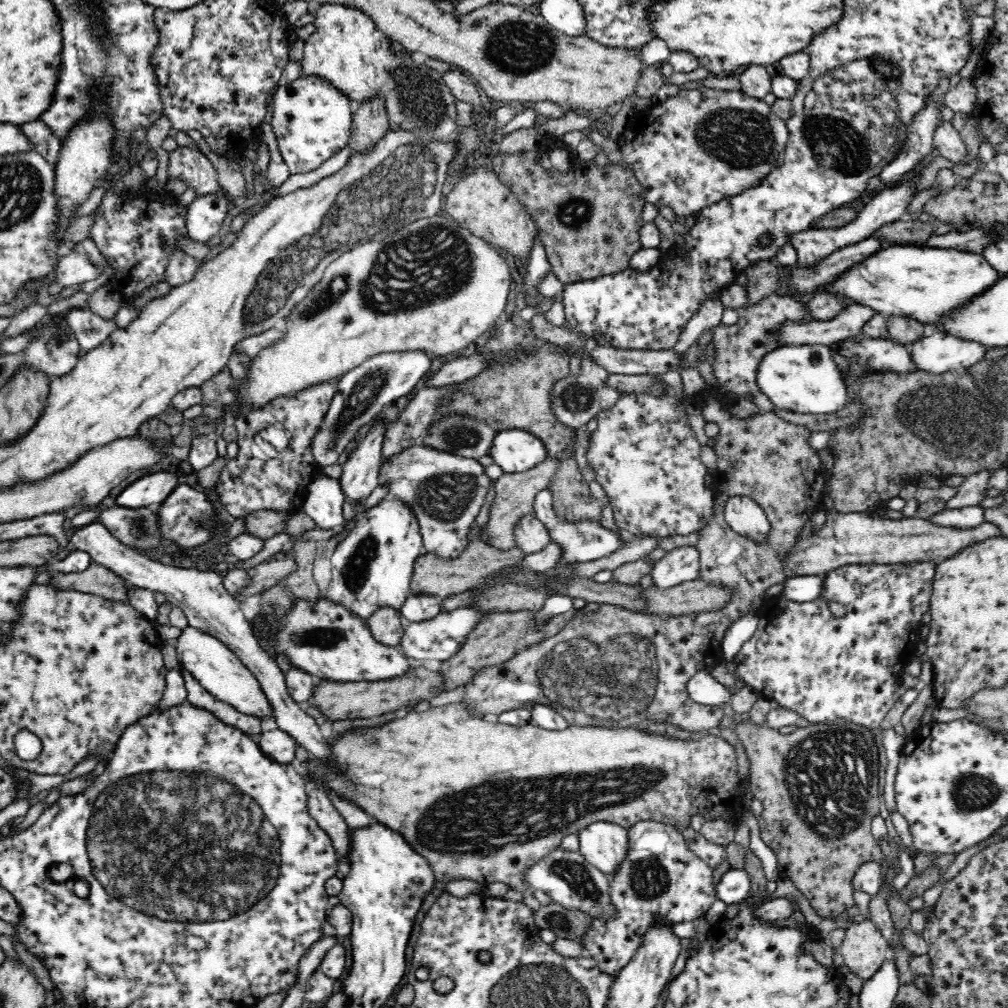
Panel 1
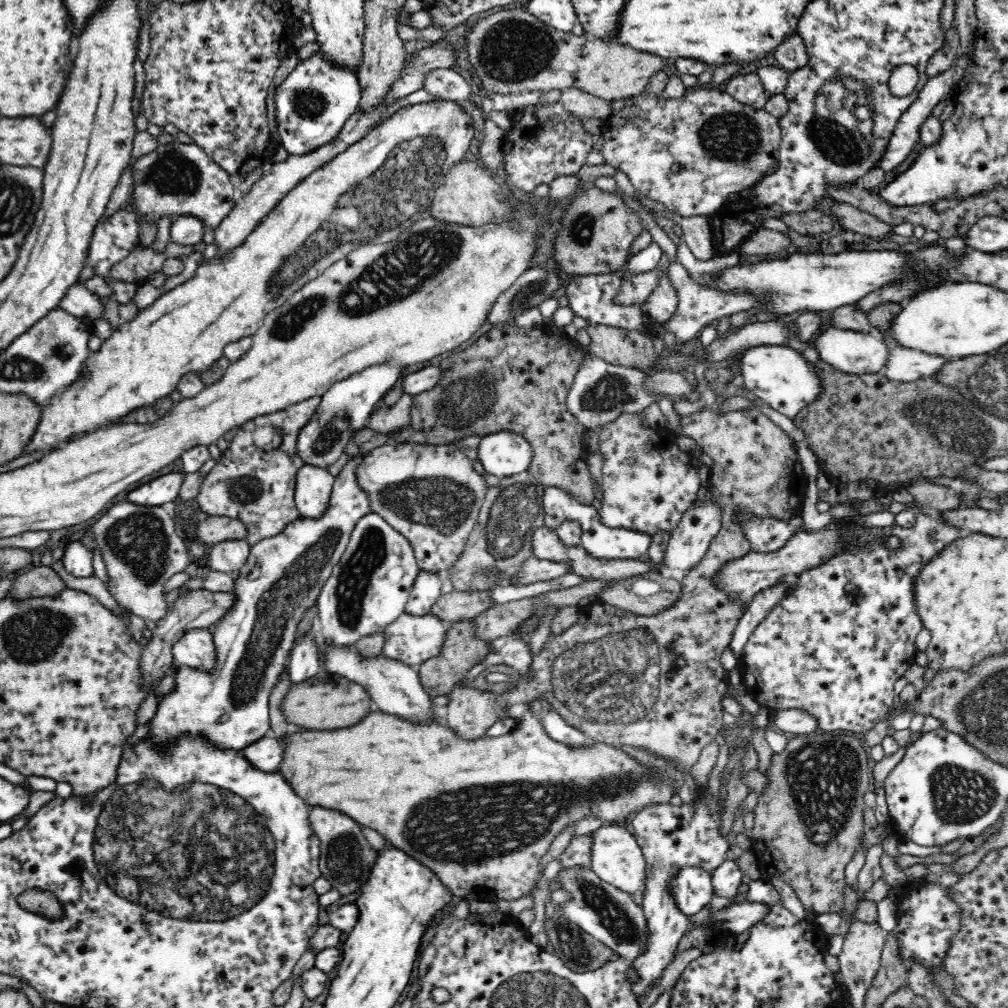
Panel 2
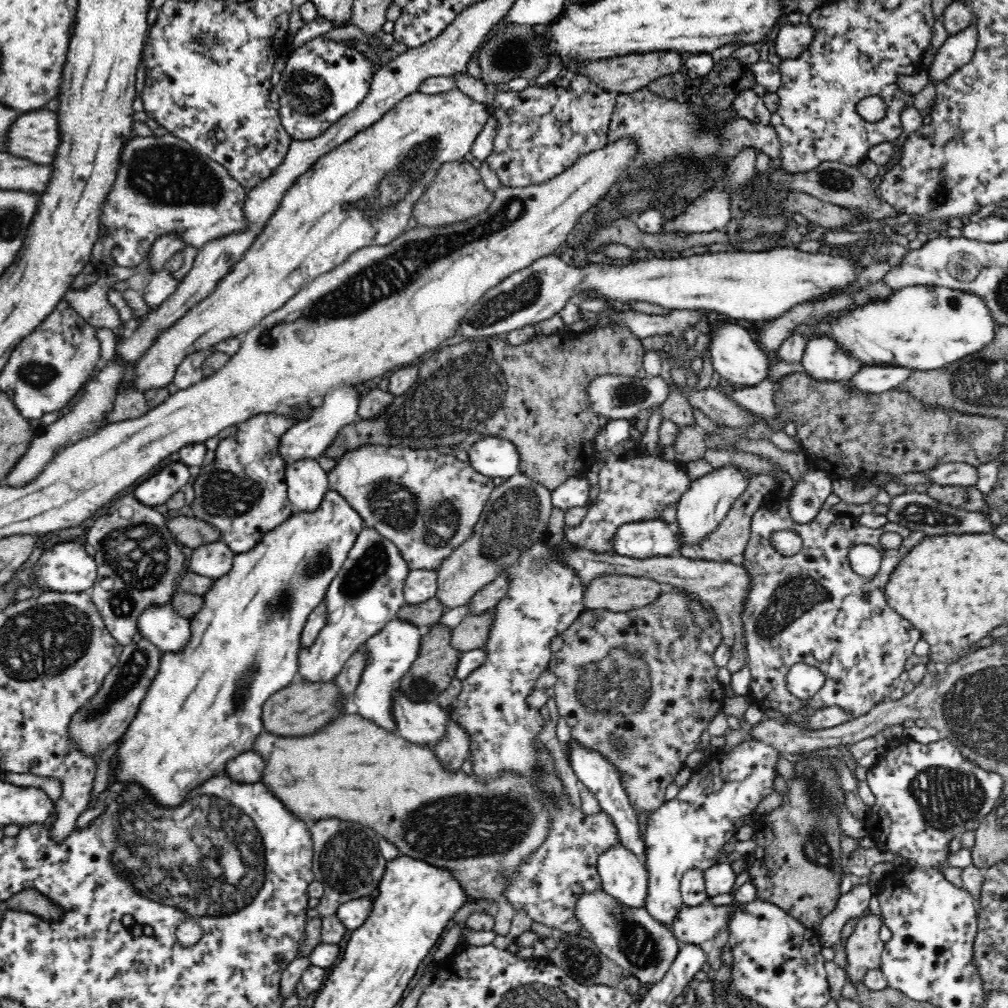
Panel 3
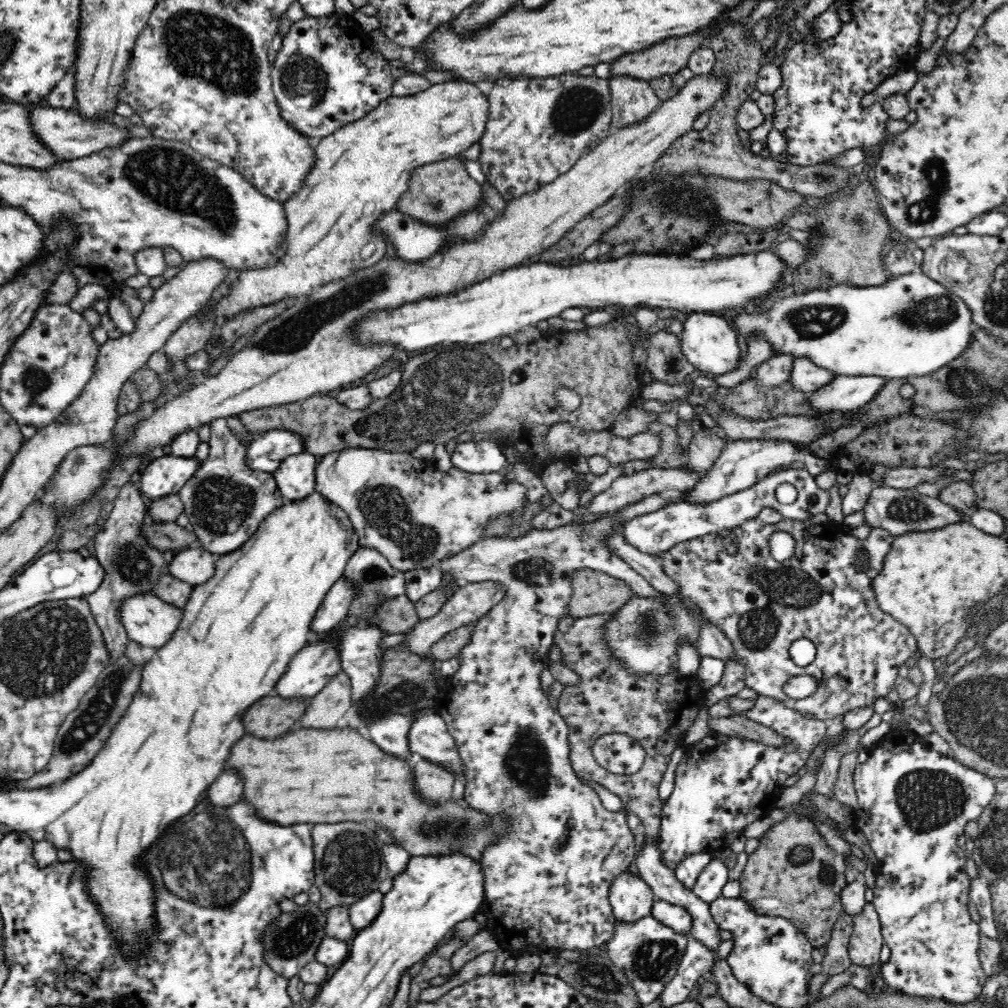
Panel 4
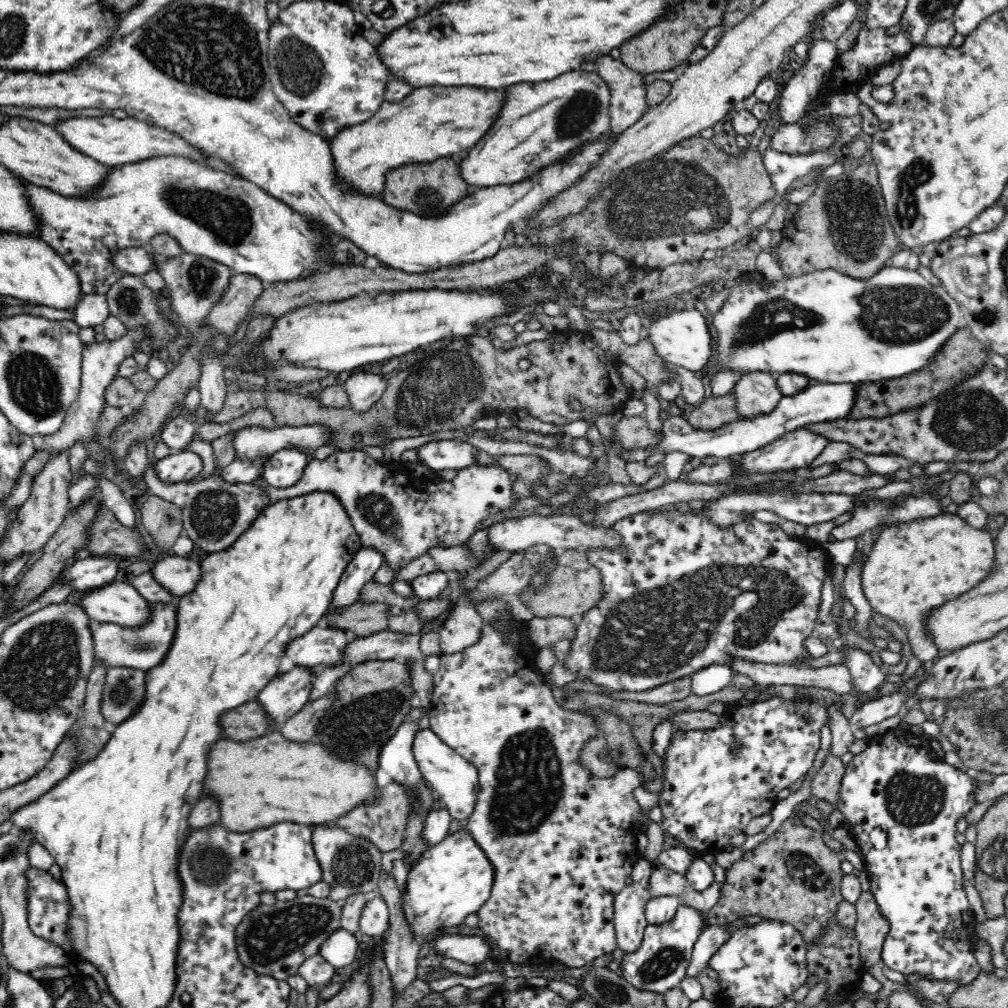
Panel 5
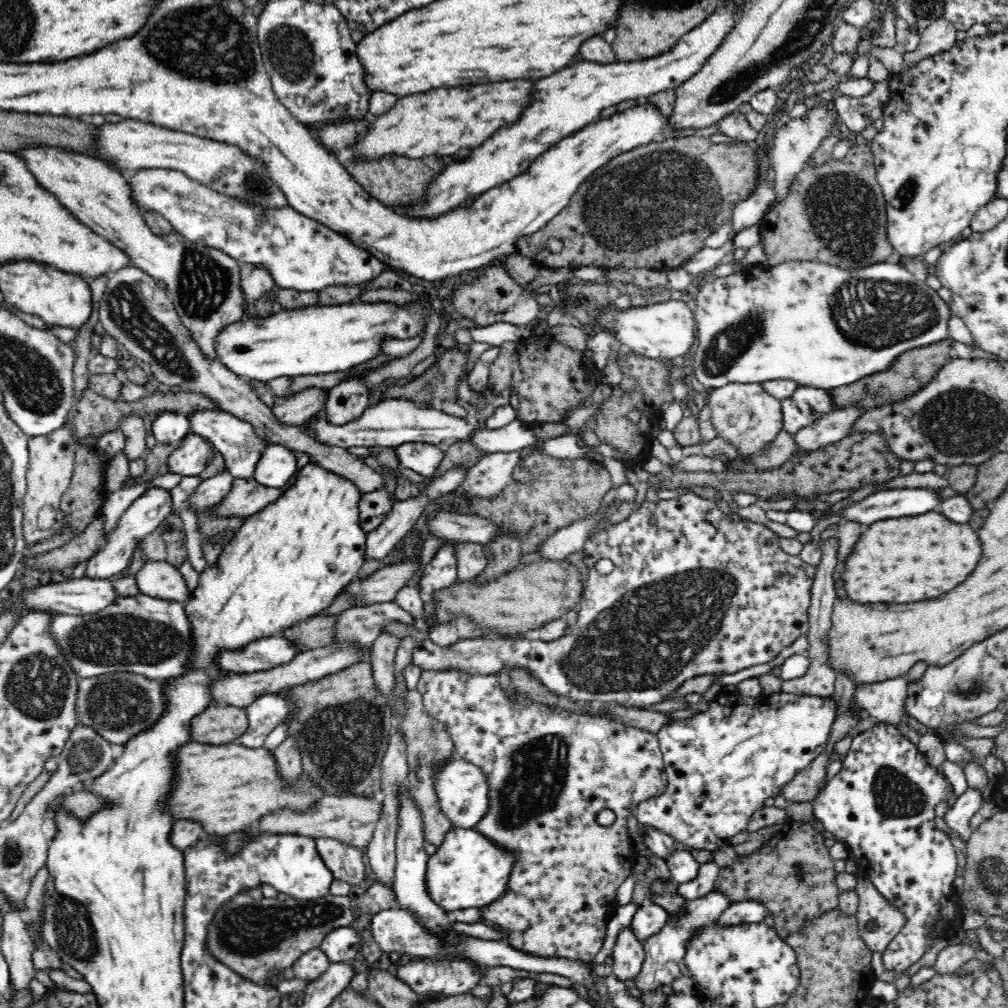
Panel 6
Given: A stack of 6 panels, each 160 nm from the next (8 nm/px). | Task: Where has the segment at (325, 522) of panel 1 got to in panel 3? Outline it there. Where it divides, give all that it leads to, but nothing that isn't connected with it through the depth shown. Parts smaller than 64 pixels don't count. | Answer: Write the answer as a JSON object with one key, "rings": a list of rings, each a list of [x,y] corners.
{"rings":[[[314,459],[287,463],[284,472],[289,503],[295,511],[314,512],[328,492],[328,475]]]}

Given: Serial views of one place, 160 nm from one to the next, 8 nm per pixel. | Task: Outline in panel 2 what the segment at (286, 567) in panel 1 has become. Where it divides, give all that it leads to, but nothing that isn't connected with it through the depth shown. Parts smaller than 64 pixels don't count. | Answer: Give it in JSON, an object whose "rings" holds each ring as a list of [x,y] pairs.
{"rings":[[[202,588],[190,590],[186,594],[180,595],[172,605],[168,606],[166,614],[156,621],[156,626],[151,630],[151,636],[147,644],[142,647],[139,664],[141,669],[141,692],[153,692],[155,687],[164,680],[164,675],[170,674],[174,664],[171,652],[172,644],[190,628],[202,627],[209,628],[218,618],[224,616],[234,604],[234,593],[230,591],[225,593],[212,592]]]}

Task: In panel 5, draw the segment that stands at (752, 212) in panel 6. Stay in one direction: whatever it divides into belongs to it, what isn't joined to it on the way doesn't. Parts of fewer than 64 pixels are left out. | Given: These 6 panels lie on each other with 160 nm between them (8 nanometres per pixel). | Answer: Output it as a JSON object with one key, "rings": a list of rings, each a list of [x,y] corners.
{"rings":[[[767,148],[763,152],[763,163],[770,176],[773,190],[784,195],[792,182],[816,168],[830,166],[836,162],[832,149],[818,151],[809,155],[791,155]]]}

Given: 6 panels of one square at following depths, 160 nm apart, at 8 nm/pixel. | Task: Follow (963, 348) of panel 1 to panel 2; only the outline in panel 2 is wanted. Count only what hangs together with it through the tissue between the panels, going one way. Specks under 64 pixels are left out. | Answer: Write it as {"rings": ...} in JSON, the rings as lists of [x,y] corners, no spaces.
{"rings":[[[894,347],[889,350],[886,364],[878,374],[888,381],[912,383],[918,379],[930,378],[936,374],[948,359],[938,355],[928,355],[916,349]]]}

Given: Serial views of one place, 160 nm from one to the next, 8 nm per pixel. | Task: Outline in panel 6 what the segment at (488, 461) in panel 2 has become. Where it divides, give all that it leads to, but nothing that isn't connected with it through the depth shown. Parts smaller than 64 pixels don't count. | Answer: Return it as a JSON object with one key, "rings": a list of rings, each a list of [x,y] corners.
{"rings":[[[407,442],[394,448],[400,467],[409,468],[428,479],[444,459],[444,446]]]}

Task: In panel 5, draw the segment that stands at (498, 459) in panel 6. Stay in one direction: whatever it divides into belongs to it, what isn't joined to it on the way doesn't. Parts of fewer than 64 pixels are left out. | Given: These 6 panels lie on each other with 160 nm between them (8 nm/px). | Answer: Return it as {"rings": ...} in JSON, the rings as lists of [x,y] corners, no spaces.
{"rings":[[[361,450],[341,451],[332,454],[324,460],[310,459],[302,476],[288,488],[276,488],[268,484],[261,476],[250,480],[254,487],[258,487],[268,499],[270,504],[282,500],[291,499],[308,492],[333,492],[344,506],[345,511],[351,518],[355,531],[360,535],[363,546],[373,546],[385,556],[385,562],[398,570],[406,562],[422,556],[428,548],[460,546],[464,540],[468,540],[482,520],[486,520],[492,514],[504,512],[514,506],[514,491],[512,483],[508,479],[509,472],[497,462],[487,465],[472,464],[466,468],[457,470],[451,481],[444,481],[439,477],[428,478],[422,481],[410,473],[403,462],[384,463],[370,458]]]}

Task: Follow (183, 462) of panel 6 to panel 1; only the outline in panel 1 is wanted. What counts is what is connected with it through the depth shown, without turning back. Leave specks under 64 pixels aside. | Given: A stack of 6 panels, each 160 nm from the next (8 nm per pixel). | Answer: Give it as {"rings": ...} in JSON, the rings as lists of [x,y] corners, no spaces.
{"rings":[[[159,471],[144,475],[129,484],[115,499],[115,504],[126,508],[157,507],[178,486],[173,471]]]}

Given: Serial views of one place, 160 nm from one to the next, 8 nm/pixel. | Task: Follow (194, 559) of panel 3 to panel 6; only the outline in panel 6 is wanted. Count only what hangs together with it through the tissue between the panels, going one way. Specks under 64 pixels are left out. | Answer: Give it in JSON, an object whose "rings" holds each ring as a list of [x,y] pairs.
{"rings":[[[146,561],[134,577],[136,587],[142,594],[181,603],[188,599],[188,590],[182,574],[176,567],[168,563]]]}

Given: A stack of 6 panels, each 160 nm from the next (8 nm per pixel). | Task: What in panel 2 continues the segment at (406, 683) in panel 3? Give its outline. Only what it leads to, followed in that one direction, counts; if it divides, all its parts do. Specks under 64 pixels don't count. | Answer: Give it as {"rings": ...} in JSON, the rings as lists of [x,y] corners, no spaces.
{"rings":[[[456,621],[448,625],[448,630],[444,632],[444,640],[437,656],[428,658],[420,664],[420,683],[424,691],[434,699],[437,696],[448,695],[453,692],[455,685],[465,679],[470,668],[473,668],[489,652],[490,642],[476,639],[474,625],[472,621]]]}

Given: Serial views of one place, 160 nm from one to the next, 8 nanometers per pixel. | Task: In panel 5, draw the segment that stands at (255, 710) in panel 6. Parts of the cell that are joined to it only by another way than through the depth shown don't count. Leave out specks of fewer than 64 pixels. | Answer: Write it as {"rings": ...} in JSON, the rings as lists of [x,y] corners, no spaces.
{"rings":[[[296,666],[294,670],[280,675],[280,678],[272,680],[255,698],[262,705],[267,718],[269,728],[264,732],[268,734],[272,731],[280,731],[282,726],[295,716],[299,710],[308,702],[311,696],[313,672],[310,667]]]}

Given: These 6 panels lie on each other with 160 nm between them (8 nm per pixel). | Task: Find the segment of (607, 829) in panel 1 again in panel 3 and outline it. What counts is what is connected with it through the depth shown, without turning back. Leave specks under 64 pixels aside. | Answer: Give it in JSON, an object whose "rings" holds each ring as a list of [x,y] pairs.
{"rings":[[[624,845],[608,849],[598,857],[602,890],[616,903],[628,908],[642,908],[646,904],[648,871],[644,863]]]}

